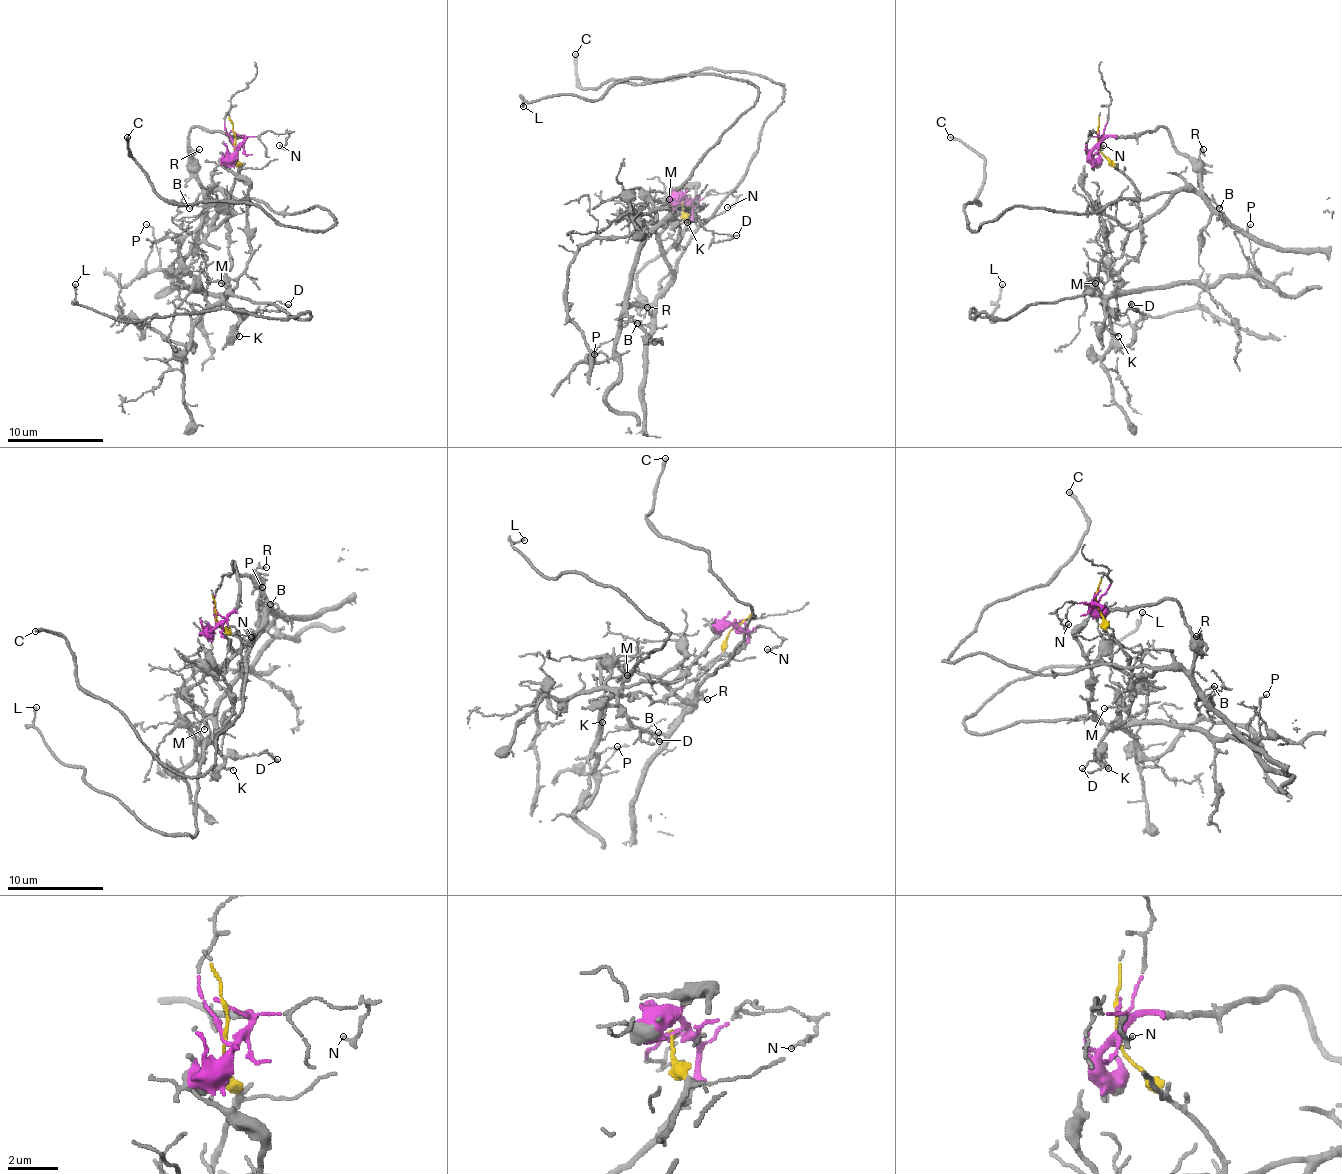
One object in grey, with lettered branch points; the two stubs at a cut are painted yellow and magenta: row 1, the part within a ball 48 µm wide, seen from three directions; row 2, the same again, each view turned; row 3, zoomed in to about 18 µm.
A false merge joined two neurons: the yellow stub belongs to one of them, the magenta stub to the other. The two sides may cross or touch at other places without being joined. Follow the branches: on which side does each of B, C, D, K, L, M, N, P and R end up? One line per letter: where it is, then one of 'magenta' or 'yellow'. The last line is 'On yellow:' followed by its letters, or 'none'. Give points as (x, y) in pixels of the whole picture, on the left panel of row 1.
B: (189, 208) | magenta
C: (127, 137) | magenta
D: (288, 304) | yellow
K: (239, 336) | yellow
L: (75, 284) | yellow
M: (221, 283) | yellow
N: (279, 145) | magenta
P: (146, 224) | yellow
R: (199, 149) | magenta
On yellow: D, K, L, M, P

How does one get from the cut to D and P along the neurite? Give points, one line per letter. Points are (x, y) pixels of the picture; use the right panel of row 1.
D: (1098, 144), (1139, 194), (1141, 252), (1120, 274), (1108, 300), (1108, 312), (1127, 310), (1129, 300), (1132, 305)
P: (1098, 144), (1139, 194), (1141, 252), (1124, 267), (1115, 293), (1245, 276), (1254, 267), (1249, 223)

